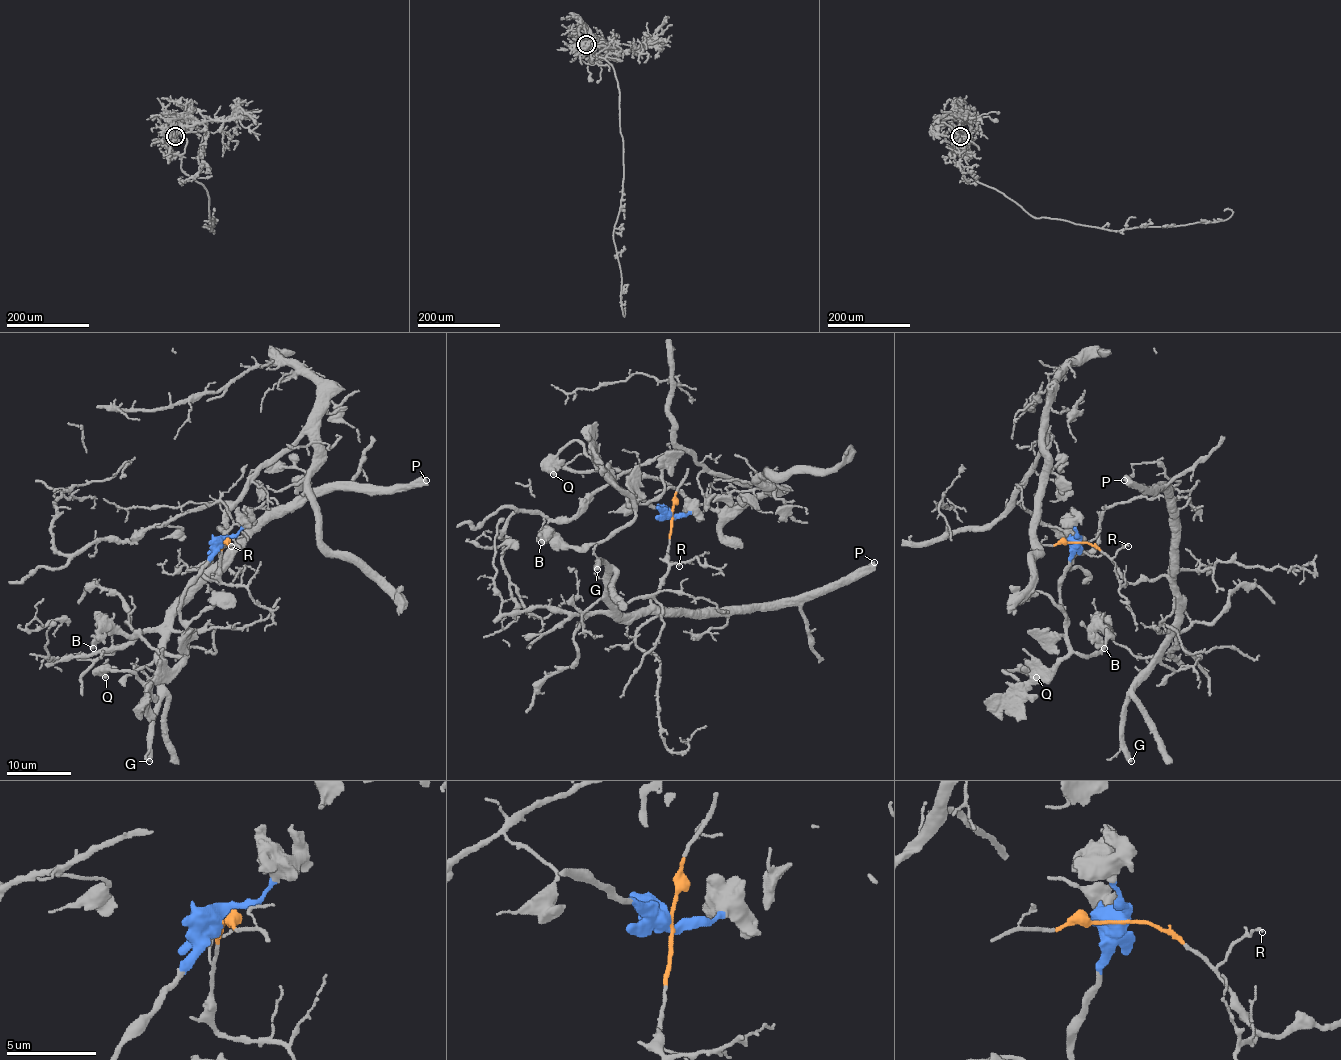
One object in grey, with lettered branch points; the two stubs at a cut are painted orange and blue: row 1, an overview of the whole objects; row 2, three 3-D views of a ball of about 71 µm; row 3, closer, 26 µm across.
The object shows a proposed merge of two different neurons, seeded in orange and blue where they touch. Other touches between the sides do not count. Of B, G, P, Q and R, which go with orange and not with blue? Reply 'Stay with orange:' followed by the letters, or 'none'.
Stay with orange: G, P, R

